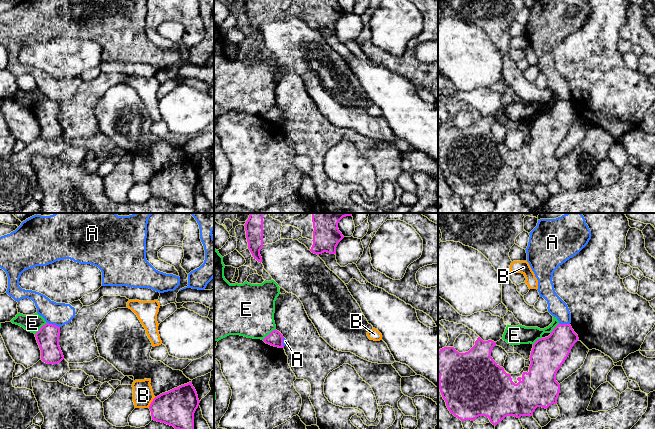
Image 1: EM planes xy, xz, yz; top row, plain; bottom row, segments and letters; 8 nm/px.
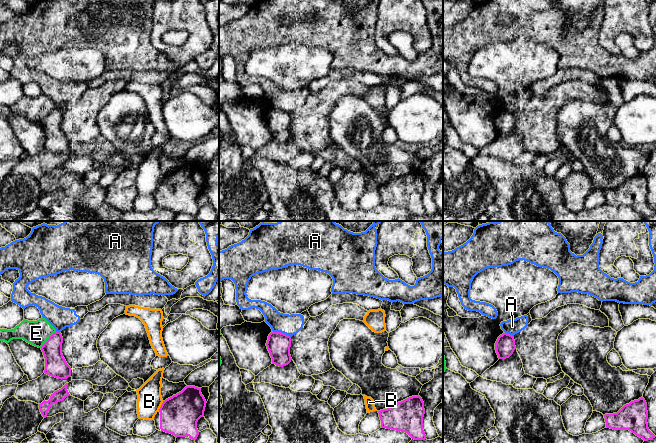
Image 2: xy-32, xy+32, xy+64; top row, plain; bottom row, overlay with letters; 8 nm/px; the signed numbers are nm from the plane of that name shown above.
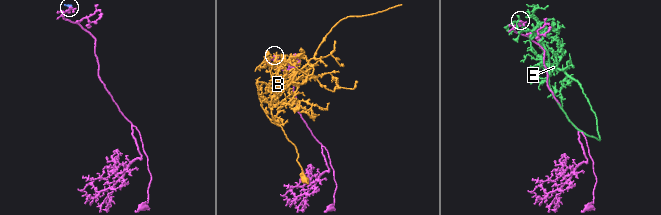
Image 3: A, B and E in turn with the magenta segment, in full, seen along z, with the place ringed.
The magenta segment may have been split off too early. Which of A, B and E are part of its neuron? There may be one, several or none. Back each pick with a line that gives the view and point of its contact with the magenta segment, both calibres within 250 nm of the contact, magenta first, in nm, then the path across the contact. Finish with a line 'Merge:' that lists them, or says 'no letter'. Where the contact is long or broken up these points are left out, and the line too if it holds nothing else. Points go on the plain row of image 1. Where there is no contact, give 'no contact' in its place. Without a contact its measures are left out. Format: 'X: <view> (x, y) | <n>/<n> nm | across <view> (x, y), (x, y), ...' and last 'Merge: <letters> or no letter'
Merge: no letter

